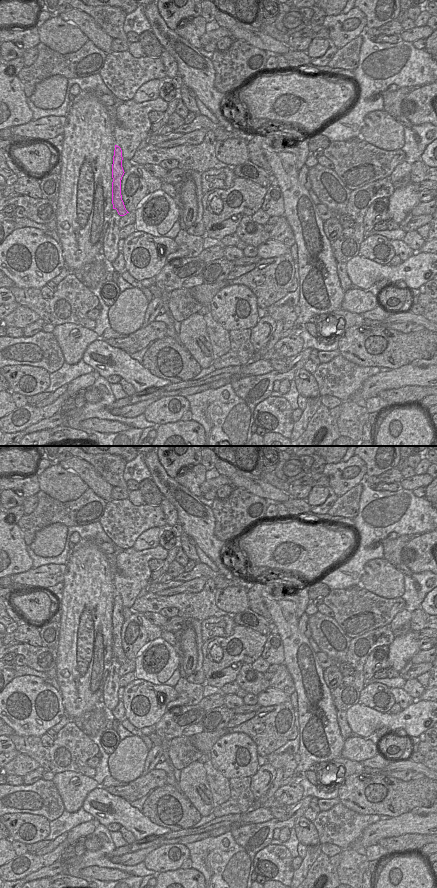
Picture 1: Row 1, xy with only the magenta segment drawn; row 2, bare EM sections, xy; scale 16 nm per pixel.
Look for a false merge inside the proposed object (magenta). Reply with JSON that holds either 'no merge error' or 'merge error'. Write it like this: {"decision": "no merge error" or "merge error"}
{"decision": "no merge error"}

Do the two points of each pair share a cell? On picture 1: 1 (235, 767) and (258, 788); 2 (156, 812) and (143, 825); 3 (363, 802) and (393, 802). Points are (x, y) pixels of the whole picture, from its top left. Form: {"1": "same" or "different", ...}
{"1": "different", "2": "different", "3": "same"}

